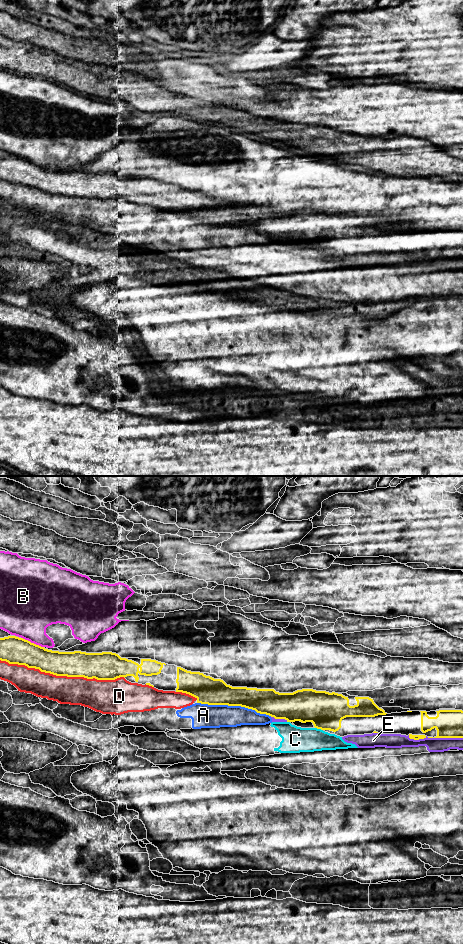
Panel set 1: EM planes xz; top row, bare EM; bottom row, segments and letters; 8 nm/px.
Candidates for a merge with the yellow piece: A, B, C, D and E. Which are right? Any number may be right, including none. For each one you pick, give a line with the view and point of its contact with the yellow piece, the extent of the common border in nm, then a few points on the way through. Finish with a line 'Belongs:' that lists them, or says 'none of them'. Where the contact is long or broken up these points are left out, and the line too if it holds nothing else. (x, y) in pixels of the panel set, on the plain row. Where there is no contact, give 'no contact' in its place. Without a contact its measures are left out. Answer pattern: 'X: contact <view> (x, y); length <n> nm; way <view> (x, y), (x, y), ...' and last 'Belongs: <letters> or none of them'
Belongs: none of them

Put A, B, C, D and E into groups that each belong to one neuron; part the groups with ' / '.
A C D / B / E

